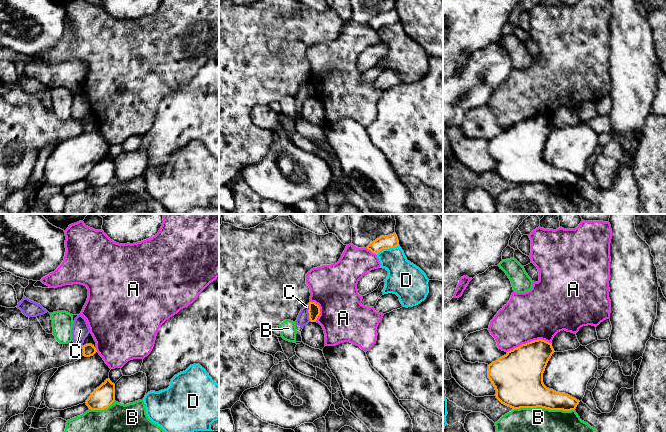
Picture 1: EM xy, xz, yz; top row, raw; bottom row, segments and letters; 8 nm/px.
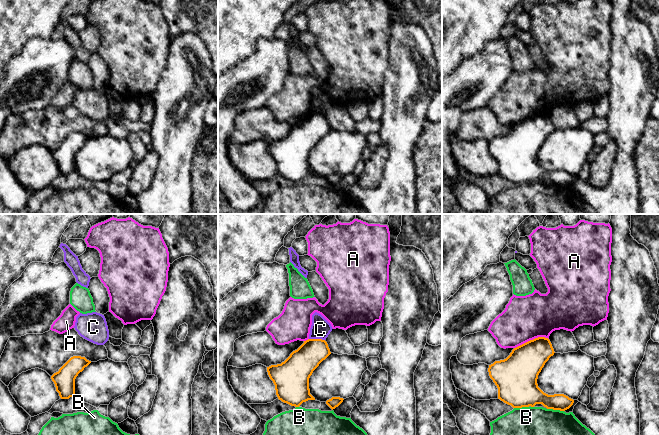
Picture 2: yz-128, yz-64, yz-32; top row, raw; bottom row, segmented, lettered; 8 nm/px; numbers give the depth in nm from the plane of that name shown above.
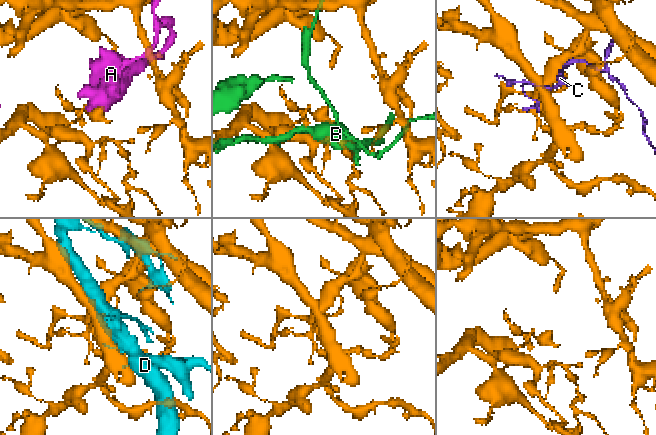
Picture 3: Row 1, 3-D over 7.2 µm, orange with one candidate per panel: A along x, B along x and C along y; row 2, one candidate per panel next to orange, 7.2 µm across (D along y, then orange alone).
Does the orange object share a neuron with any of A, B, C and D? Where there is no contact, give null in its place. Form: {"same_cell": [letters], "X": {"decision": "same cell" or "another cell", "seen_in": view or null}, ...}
{"same_cell": [], "A": {"decision": "another cell", "seen_in": "yz"}, "B": {"decision": "another cell", "seen_in": "yz"}, "C": {"decision": "another cell", "seen_in": "xz"}, "D": {"decision": "another cell", "seen_in": "xz"}}

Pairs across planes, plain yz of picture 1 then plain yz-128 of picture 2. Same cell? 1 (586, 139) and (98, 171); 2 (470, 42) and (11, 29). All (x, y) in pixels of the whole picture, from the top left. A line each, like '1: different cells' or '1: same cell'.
1: same cell
2: same cell

